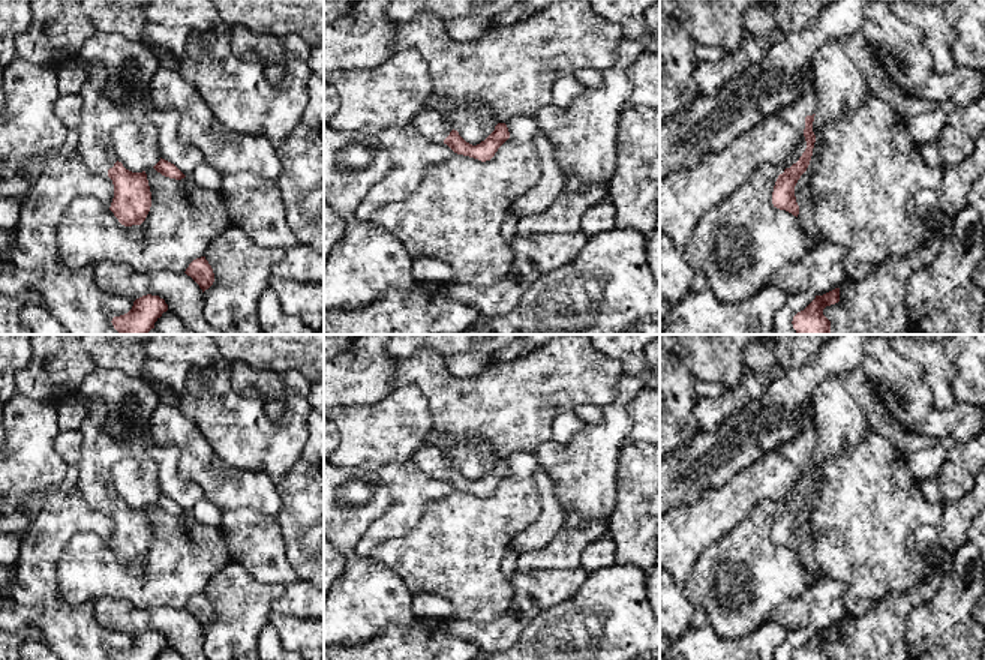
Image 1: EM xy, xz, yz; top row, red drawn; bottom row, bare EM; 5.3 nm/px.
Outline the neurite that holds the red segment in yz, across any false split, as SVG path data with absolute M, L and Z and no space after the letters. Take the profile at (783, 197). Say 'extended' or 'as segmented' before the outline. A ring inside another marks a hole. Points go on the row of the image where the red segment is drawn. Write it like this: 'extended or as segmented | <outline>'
extended | M808 72L804 75L802 94L793 104L778 111L786 123L804 134L804 138L796 144L789 162L778 168L780 176L774 186L772 204L796 218L799 214L799 206L795 196L795 186L807 171L813 156L816 142L813 122L817 110L819 98L814 87L814 76Z

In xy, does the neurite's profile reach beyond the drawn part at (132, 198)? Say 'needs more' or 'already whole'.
needs more

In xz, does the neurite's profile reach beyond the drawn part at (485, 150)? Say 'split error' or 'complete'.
split error

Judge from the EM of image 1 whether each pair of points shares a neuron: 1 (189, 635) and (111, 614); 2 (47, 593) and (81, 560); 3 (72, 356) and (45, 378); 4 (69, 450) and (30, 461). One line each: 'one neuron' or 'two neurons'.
1: one neuron
2: two neurons
3: one neuron
4: two neurons

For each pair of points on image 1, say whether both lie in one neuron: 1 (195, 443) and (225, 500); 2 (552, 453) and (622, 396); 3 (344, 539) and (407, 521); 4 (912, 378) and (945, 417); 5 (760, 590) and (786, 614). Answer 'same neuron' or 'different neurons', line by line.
1: same neuron
2: same neuron
3: different neurons
4: same neuron
5: different neurons

